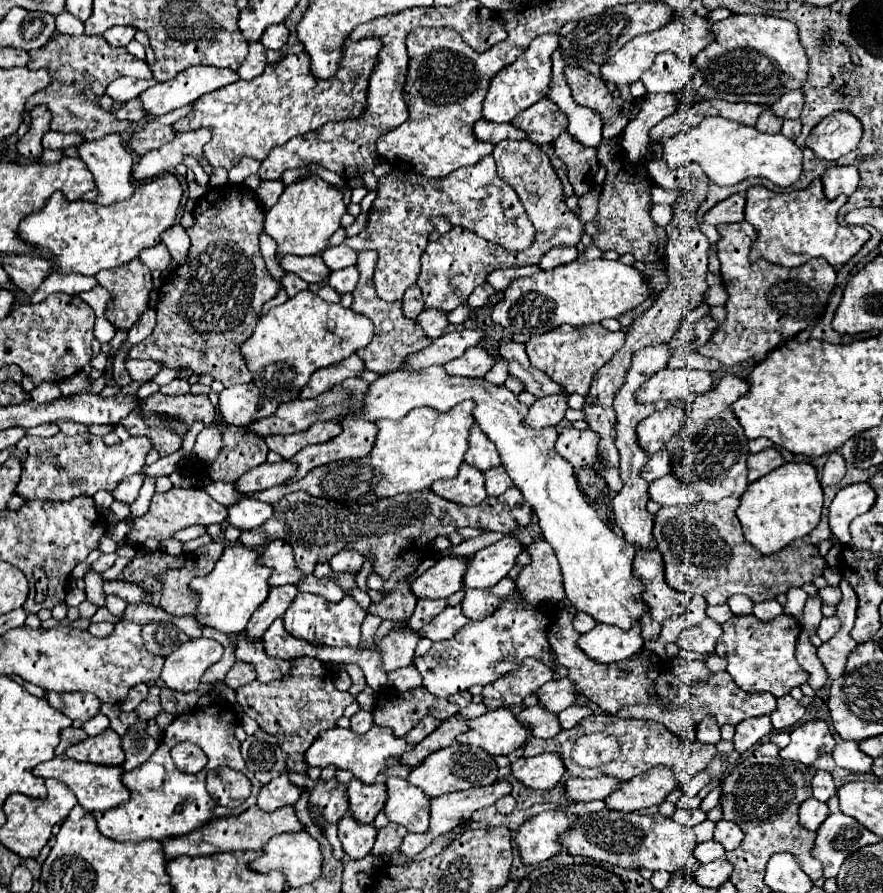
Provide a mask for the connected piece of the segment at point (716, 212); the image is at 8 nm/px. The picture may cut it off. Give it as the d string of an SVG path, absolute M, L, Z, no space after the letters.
M732 194L730 198L718 202L704 214L704 222L718 226L722 222L740 222L744 220L744 196L742 194Z

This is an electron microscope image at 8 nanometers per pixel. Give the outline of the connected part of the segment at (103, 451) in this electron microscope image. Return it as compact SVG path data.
M58 432L52 438L38 438L26 434L20 442L8 448L8 452L10 456L20 458L22 464L20 482L16 486L18 496L22 496L26 502L70 502L78 496L94 496L98 490L112 492L124 478L140 472L150 448L152 442L148 442L148 438L132 436L130 440L120 442L116 446L106 446L102 442L102 436L64 436L62 432Z

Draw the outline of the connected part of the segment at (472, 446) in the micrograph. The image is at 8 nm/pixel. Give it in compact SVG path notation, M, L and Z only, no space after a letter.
M472 426L472 430L470 430L468 450L464 454L464 460L482 472L500 464L500 454L498 454L494 442L478 426Z

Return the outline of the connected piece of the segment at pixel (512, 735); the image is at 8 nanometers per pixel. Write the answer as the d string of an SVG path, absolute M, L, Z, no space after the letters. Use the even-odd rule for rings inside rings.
M498 708L468 720L468 732L460 734L456 740L460 744L478 746L490 756L508 756L526 744L528 738L528 730L520 726L514 714L508 708Z

